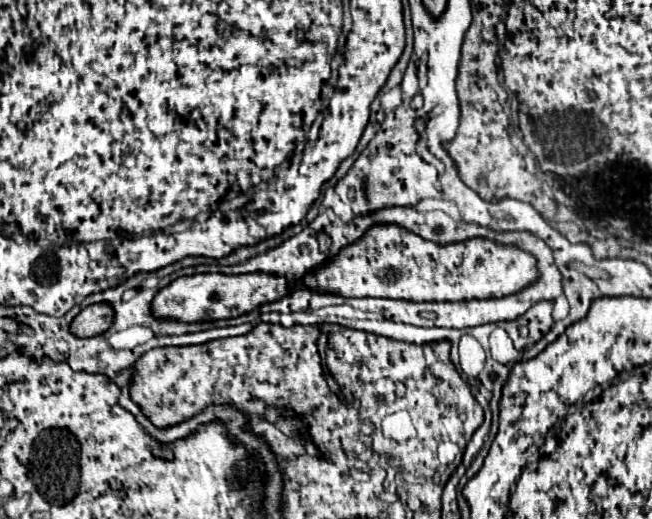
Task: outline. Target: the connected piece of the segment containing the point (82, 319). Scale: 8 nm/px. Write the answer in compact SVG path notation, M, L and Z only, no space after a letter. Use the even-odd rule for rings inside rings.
M95 303L85 307L71 323L71 331L75 331L75 335L79 337L87 337L87 335L101 335L103 331L107 331L113 323L113 307L109 303Z

